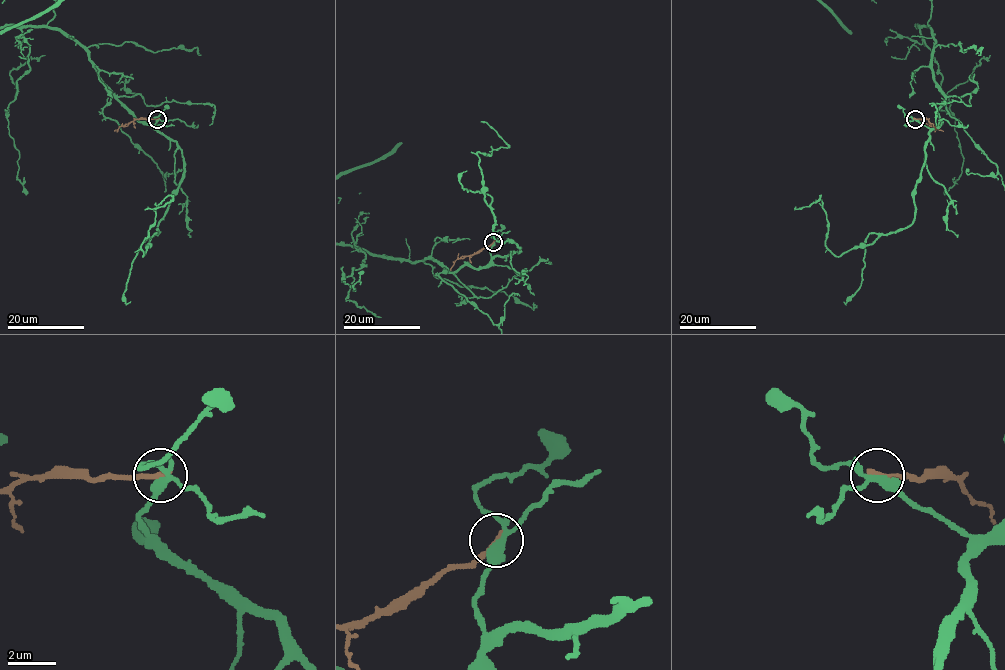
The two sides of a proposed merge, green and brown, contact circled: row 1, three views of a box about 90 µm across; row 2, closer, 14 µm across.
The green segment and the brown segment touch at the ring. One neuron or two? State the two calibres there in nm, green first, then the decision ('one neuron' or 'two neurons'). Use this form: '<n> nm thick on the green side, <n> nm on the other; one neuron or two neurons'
300 nm thick on the green side, 260 nm on the other; two neurons

